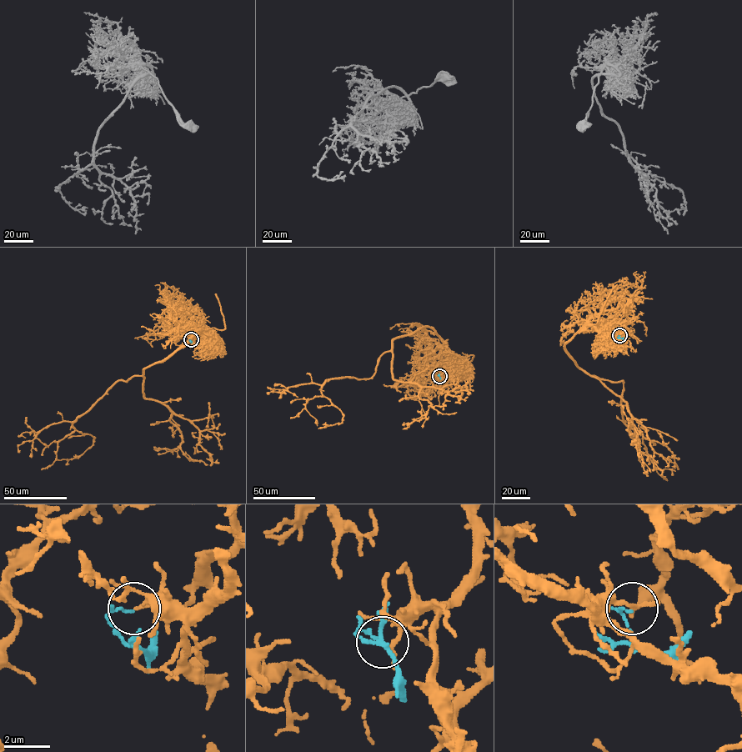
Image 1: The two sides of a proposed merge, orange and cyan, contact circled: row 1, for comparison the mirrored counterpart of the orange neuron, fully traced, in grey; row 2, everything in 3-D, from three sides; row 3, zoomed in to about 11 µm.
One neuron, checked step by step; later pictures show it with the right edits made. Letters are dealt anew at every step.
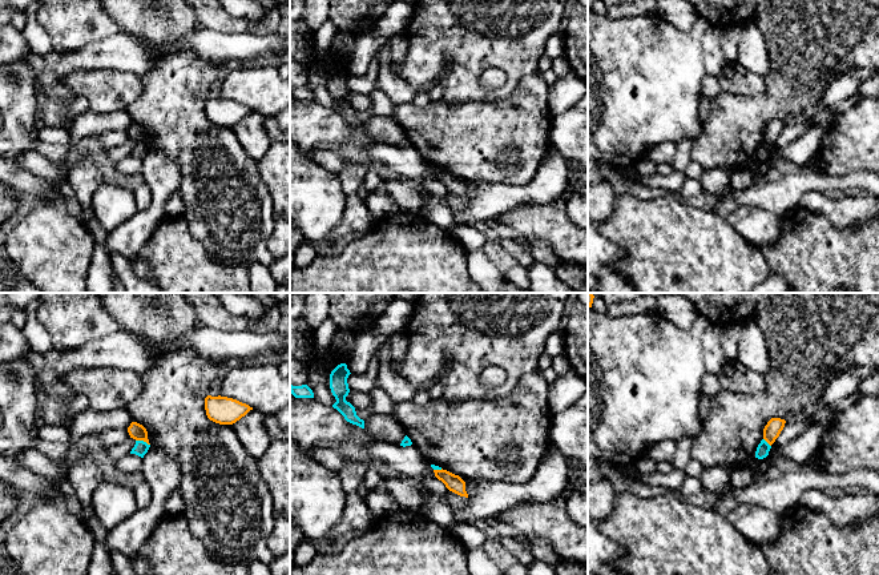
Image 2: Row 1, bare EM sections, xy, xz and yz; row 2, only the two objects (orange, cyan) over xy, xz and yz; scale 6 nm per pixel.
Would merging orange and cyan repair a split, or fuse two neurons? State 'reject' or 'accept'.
reject

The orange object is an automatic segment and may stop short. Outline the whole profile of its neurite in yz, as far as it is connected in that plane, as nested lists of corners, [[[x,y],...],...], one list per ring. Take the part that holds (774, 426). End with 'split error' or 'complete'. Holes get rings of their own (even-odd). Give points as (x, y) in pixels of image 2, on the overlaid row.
[[[771,418],[763,429],[763,439],[771,446],[779,437],[786,421],[781,418]]]; complete

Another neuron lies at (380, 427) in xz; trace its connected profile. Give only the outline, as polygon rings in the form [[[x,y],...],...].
[[[371,414],[364,419],[364,430],[372,441],[400,445],[407,435],[404,429],[390,415]]]

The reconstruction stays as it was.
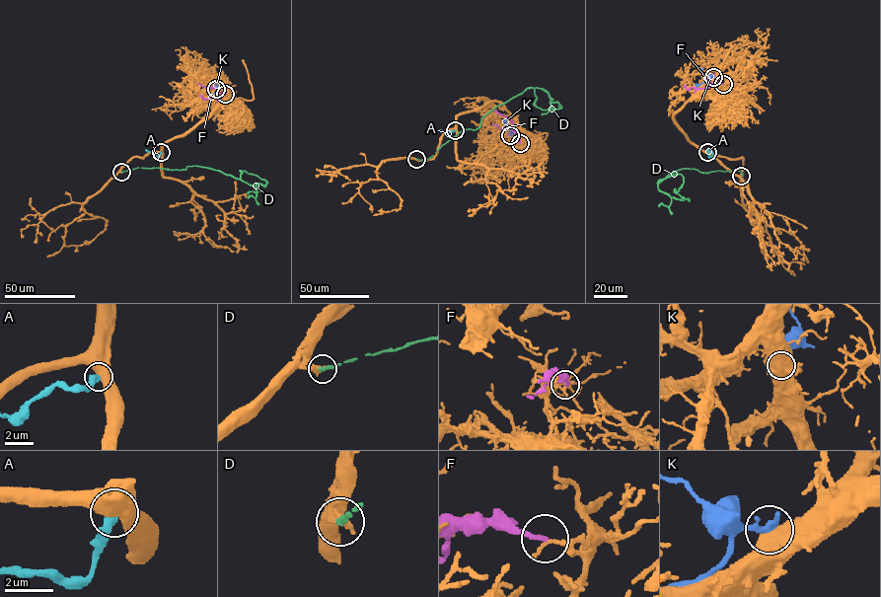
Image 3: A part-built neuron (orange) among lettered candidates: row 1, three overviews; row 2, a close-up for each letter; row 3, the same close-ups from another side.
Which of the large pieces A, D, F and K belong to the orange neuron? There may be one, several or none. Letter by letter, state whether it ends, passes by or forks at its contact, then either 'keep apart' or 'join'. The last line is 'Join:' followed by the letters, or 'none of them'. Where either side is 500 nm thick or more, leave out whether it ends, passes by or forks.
A: keep apart
D: it ends there; keep apart
F: it ends there; keep apart
K: keep apart
Join: none of them

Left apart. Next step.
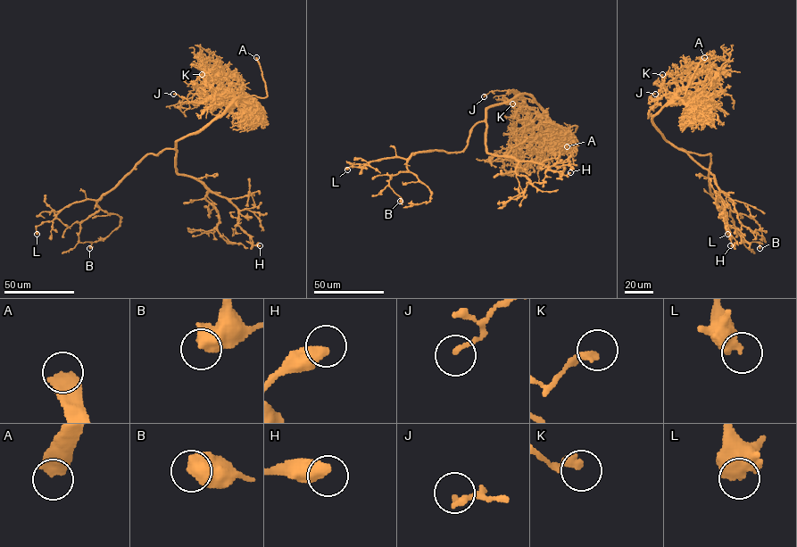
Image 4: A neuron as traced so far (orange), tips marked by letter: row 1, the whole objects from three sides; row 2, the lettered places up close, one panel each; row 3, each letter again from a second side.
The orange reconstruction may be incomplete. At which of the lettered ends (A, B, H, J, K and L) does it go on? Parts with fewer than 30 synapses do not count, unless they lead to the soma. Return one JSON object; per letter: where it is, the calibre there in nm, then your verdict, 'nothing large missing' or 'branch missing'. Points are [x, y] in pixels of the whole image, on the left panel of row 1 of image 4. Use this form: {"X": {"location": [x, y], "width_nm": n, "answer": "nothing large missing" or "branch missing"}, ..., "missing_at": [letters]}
{"A": {"location": [256, 57], "width_nm": 480, "answer": "branch missing"}, "B": {"location": [89, 248], "width_nm": 800, "answer": "nothing large missing"}, "H": {"location": [260, 245], "width_nm": 550, "answer": "nothing large missing"}, "J": {"location": [173, 94], "width_nm": 160, "answer": "nothing large missing"}, "K": {"location": [202, 74], "width_nm": 260, "answer": "nothing large missing"}, "L": {"location": [37, 234], "width_nm": 650, "answer": "nothing large missing"}, "missing_at": ["A"]}

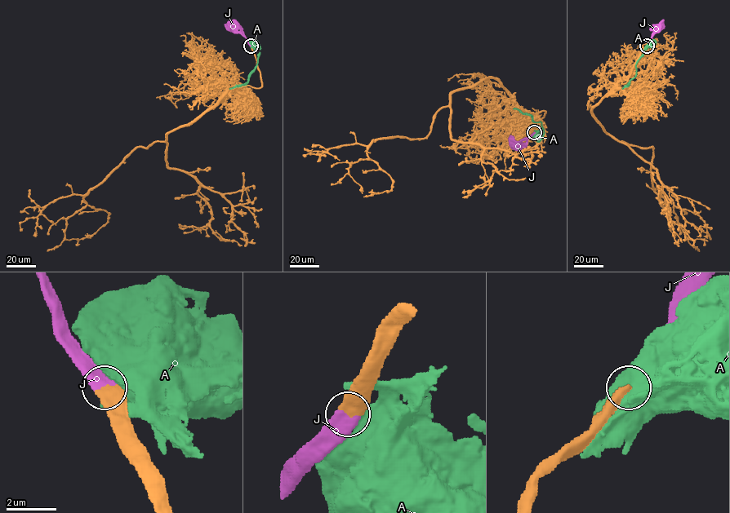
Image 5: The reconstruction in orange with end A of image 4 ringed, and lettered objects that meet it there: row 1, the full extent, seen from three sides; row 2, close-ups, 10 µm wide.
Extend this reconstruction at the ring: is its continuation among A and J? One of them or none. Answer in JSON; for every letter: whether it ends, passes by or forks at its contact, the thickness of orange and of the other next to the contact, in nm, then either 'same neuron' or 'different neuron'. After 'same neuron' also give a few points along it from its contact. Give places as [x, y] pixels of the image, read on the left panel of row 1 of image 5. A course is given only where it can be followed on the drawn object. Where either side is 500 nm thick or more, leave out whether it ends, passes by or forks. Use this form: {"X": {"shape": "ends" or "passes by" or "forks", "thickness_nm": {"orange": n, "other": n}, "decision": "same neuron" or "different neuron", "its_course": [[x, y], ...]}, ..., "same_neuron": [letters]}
{"A": {"thickness_nm": {"orange": 550, "other": 700}, "decision": "different neuron"}, "J": {"thickness_nm": {"orange": 550, "other": 480}, "decision": "same neuron", "its_course": [[251, 46], [232, 25]]}, "same_neuron": ["J"]}

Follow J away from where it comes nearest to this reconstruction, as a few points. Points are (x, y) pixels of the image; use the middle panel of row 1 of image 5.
J: (535, 132), (516, 145)

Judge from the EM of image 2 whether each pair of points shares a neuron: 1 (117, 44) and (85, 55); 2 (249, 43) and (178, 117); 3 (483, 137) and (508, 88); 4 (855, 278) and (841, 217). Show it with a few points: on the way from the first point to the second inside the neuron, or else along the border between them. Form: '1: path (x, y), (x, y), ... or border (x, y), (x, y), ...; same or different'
1: path (109, 52), (93, 56); same
2: border (189, 52), (218, 65); different
3: border (525, 76), (505, 97), (472, 101); different
4: border (815, 213), (839, 228), (865, 224); different

